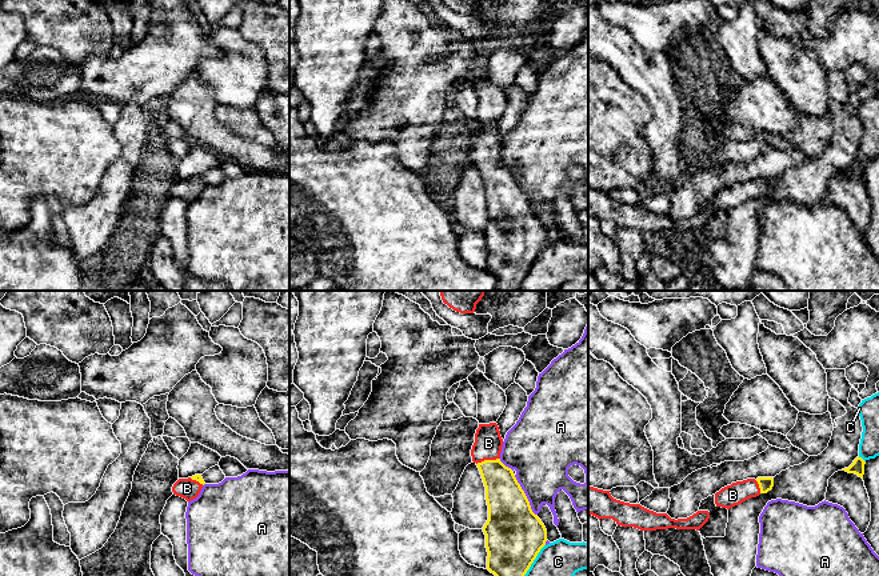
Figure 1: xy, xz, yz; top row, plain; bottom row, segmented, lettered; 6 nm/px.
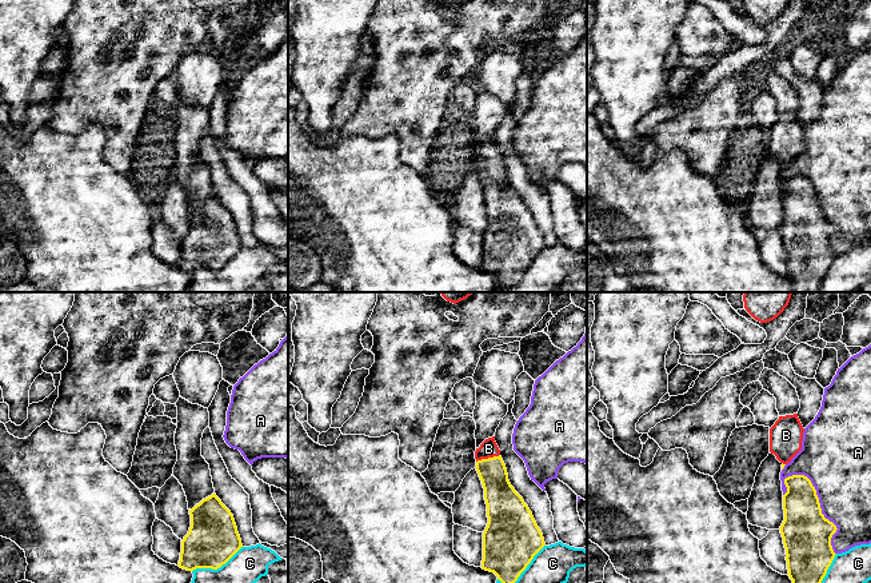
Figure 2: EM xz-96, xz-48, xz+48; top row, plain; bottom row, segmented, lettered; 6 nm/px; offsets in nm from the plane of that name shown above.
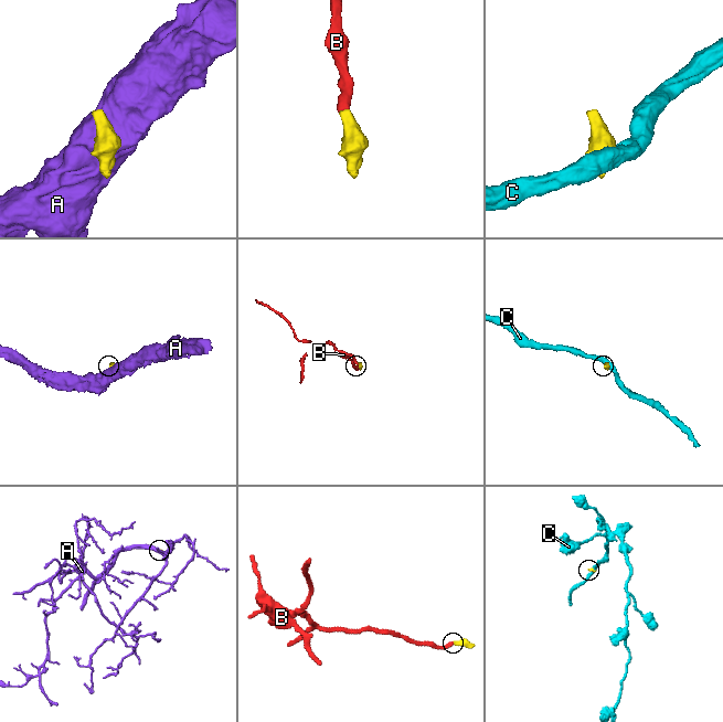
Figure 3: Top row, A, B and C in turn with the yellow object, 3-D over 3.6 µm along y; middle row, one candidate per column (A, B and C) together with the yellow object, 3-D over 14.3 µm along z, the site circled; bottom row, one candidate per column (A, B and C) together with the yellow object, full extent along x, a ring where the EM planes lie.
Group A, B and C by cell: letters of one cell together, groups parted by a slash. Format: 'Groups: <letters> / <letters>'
Groups: A / B / C

